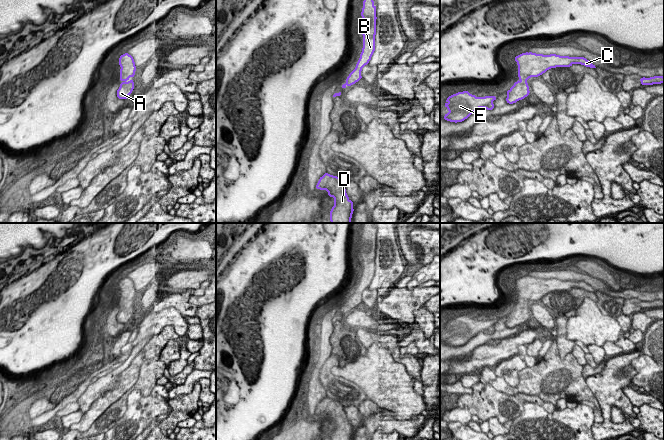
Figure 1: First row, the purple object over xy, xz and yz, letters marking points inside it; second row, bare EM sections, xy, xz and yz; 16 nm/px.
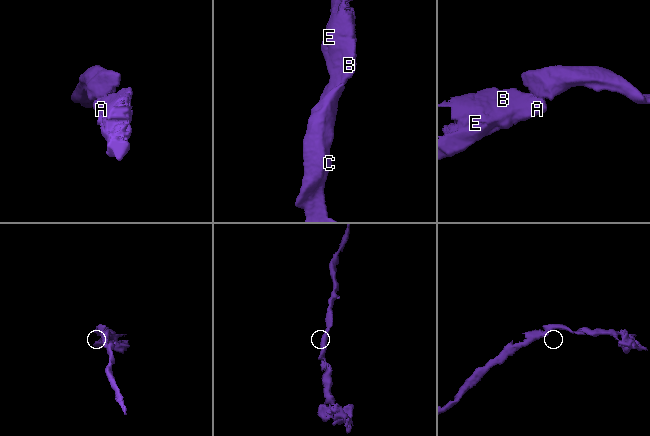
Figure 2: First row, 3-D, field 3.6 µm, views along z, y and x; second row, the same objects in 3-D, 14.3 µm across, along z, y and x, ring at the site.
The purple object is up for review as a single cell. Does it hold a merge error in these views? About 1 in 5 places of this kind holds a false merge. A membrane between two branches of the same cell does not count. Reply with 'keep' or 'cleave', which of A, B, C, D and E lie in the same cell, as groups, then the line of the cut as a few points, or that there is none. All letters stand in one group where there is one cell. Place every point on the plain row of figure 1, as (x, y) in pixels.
keep; groups A B C D E; cut none

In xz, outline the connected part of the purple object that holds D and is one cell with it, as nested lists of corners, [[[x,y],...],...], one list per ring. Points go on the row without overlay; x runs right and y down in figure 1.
[[[325,397],[320,401],[316,412],[326,414],[328,419],[334,422],[330,440],[352,440],[353,426],[349,423],[344,406],[339,401]]]

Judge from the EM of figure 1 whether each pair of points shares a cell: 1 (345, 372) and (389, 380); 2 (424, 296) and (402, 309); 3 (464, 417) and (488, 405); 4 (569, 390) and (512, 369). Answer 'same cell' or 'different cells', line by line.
1: same cell
2: same cell
3: different cells
4: different cells

